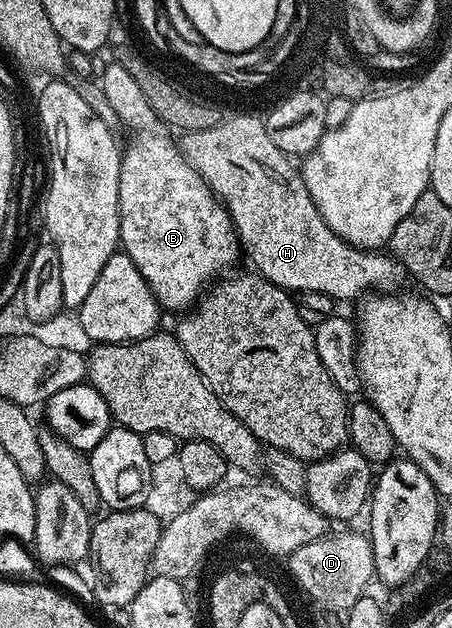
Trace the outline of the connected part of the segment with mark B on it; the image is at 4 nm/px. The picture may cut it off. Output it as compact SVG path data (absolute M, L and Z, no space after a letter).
M121 64L107 65L100 81L104 96L108 96L108 104L116 108L119 123L130 129L130 143L127 146L125 143L122 150L120 168L118 207L121 249L136 264L136 268L140 268L140 276L144 276L148 288L154 293L154 298L163 311L185 312L193 307L207 287L223 273L221 270L240 254L238 234L234 231L226 207L214 197L205 180L187 164L179 143L170 139L171 131L166 123L158 119L156 112L152 112L148 100L144 100L144 92L140 92L140 84L132 80L126 67Z

